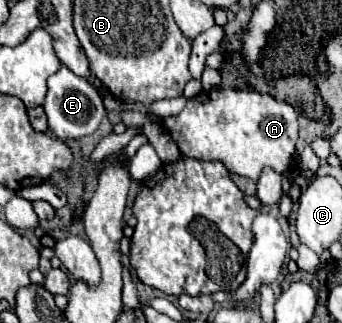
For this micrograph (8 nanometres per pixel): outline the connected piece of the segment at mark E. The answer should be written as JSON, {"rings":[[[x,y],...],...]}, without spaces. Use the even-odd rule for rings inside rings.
{"rings":[[[62,65],[50,79],[48,79],[48,93],[44,101],[44,111],[48,117],[48,129],[60,139],[80,139],[86,135],[92,135],[100,121],[106,117],[106,109],[102,105],[102,99],[98,91],[92,87],[90,81],[74,75],[66,65]]]}

